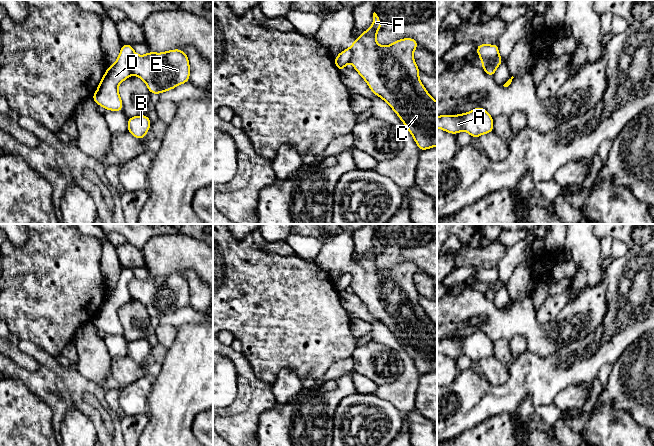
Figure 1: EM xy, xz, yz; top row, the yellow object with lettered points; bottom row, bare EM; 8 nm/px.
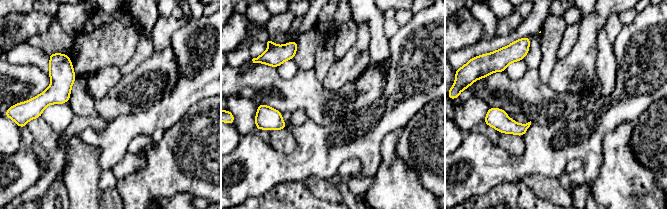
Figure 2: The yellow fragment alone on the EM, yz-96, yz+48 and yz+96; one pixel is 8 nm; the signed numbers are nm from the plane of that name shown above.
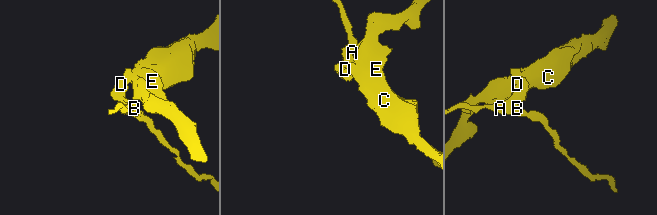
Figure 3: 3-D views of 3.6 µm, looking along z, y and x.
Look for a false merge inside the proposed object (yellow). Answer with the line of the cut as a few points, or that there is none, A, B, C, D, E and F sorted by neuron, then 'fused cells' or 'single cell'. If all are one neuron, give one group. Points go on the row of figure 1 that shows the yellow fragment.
cut in xy along (134, 52), (128, 59), (128, 67), (131, 73); A B D / C E F; fused cells

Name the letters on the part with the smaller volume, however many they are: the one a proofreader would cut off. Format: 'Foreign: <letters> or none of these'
Foreign: A, B, D

